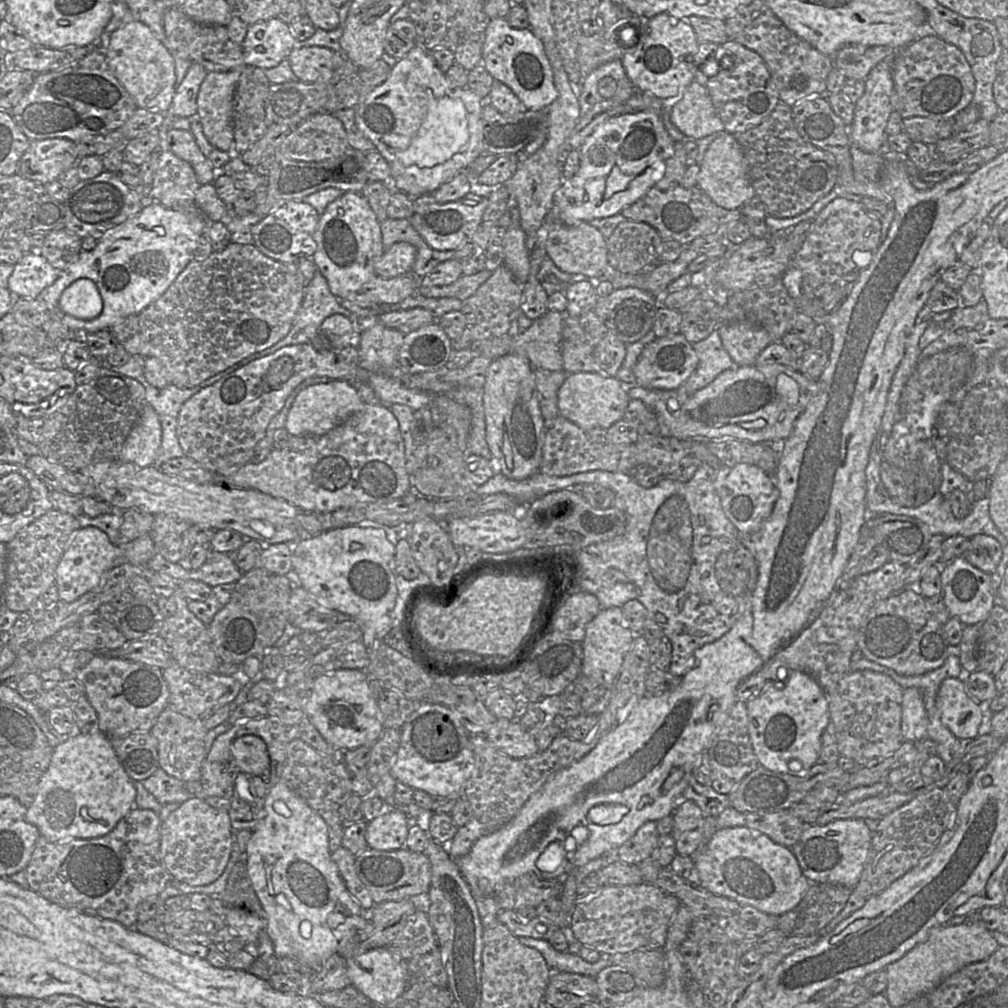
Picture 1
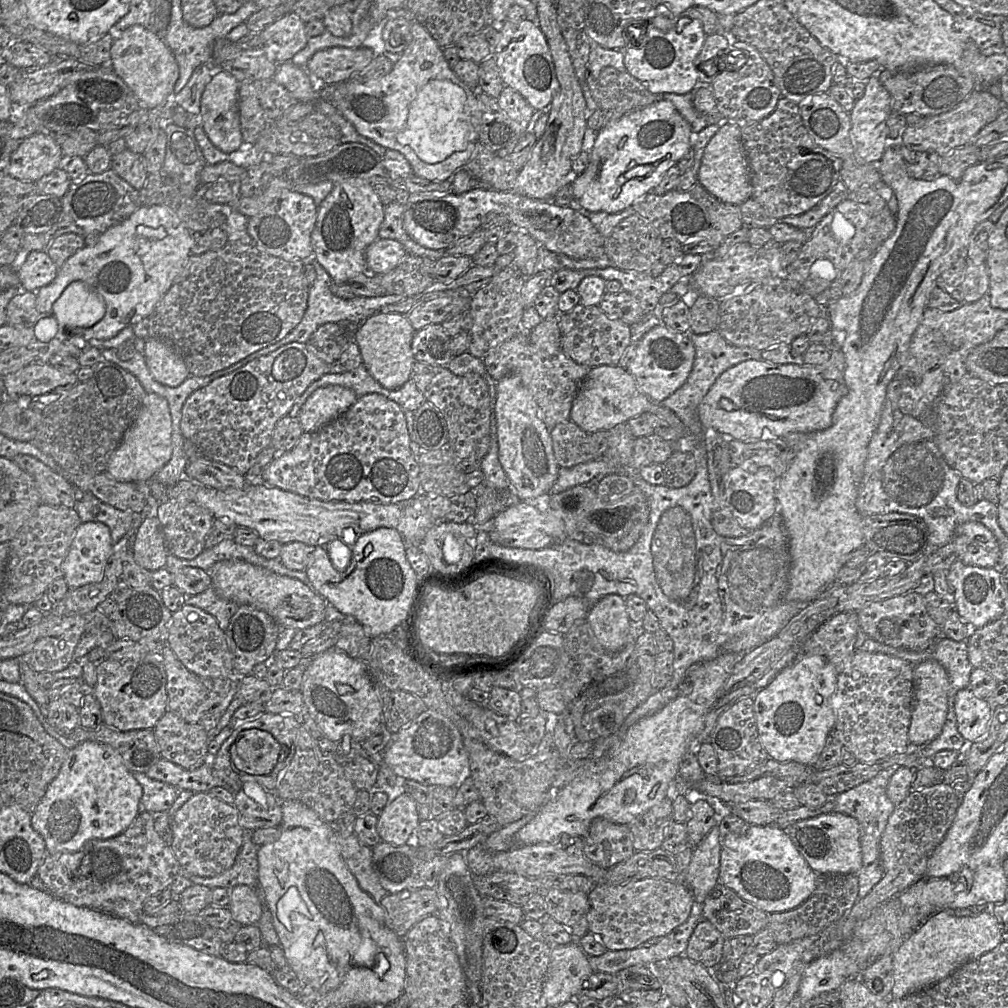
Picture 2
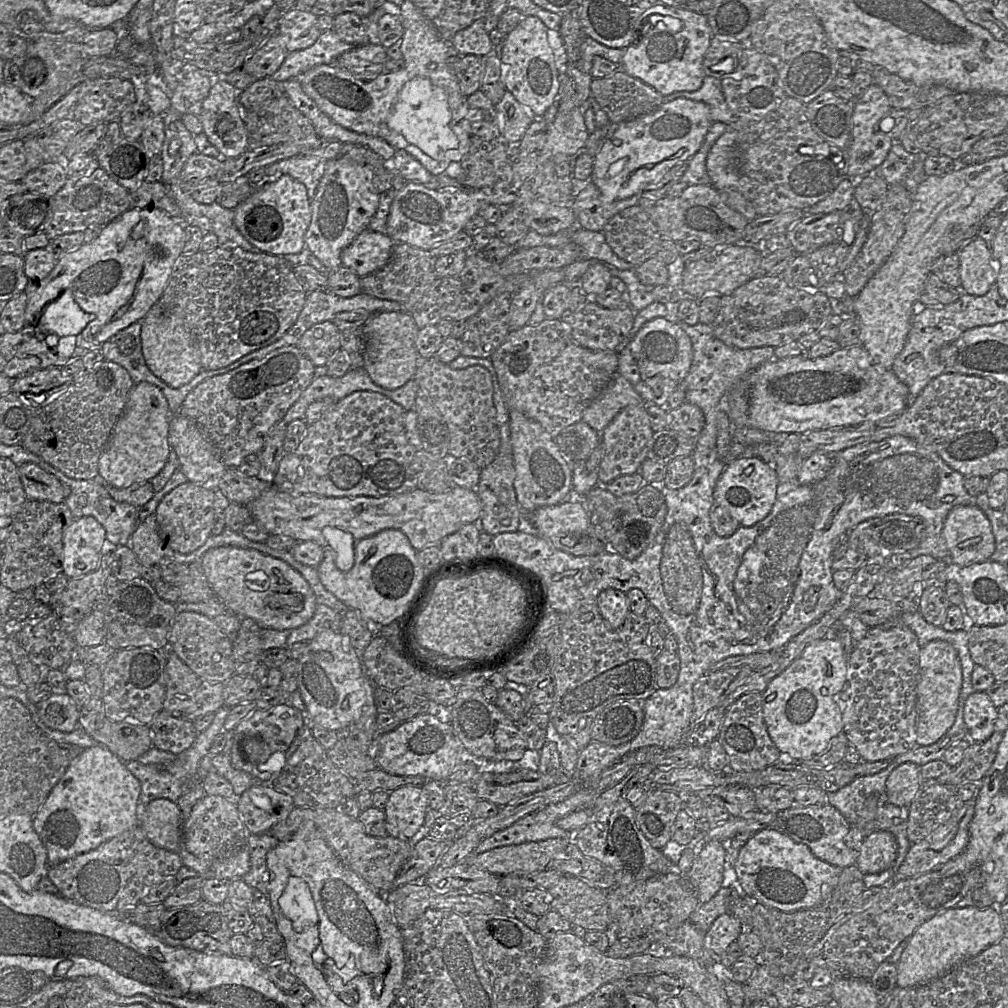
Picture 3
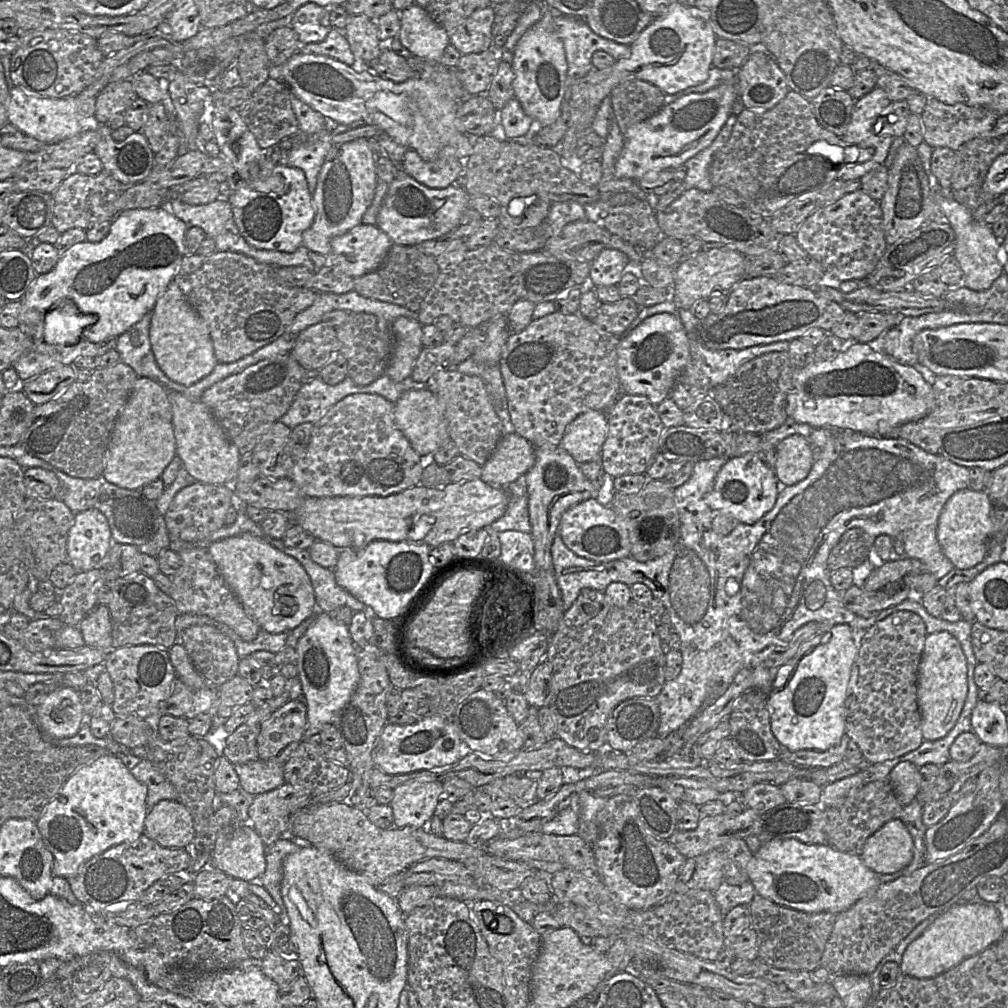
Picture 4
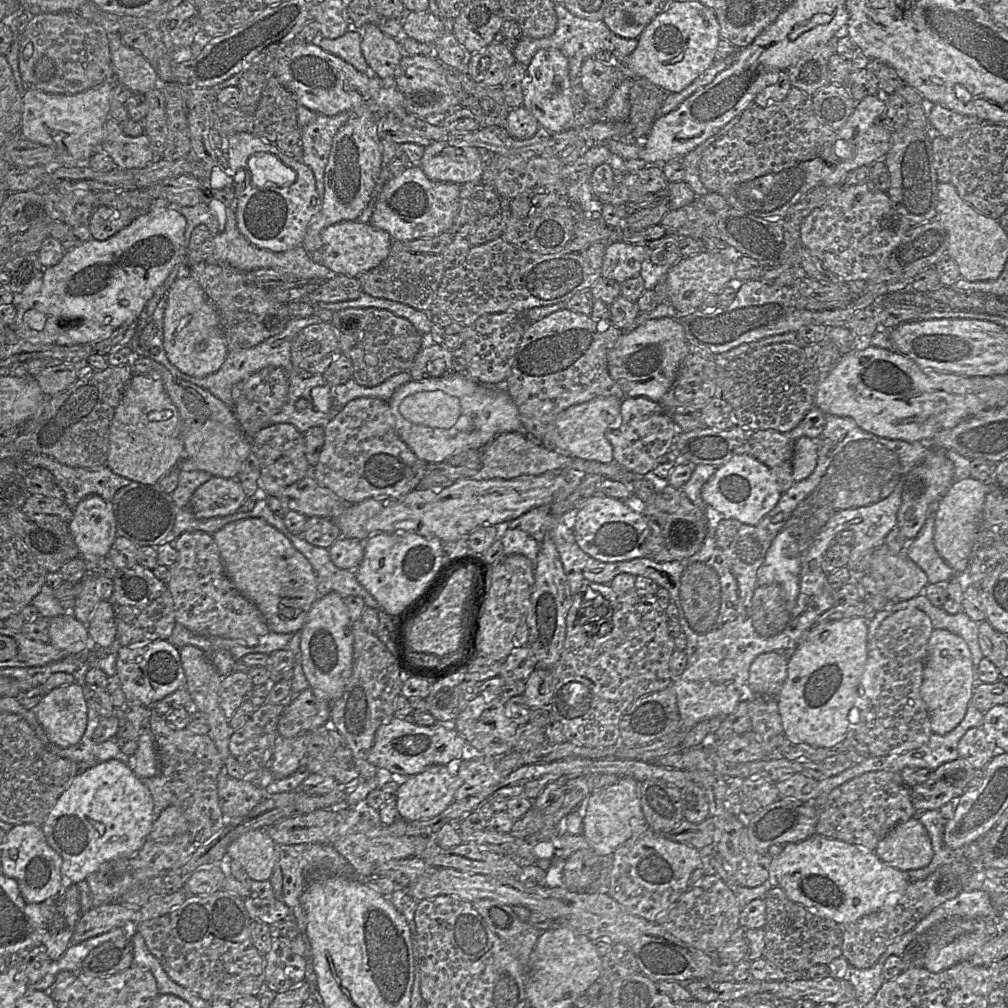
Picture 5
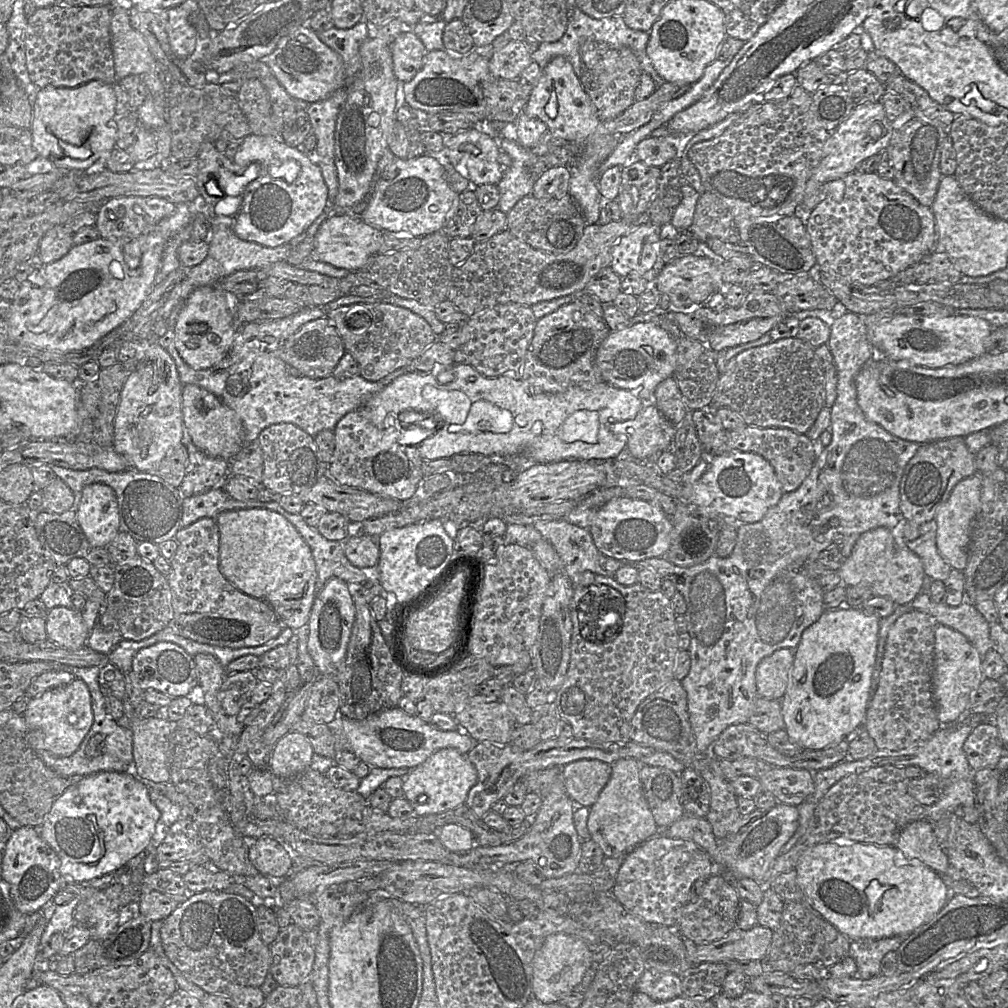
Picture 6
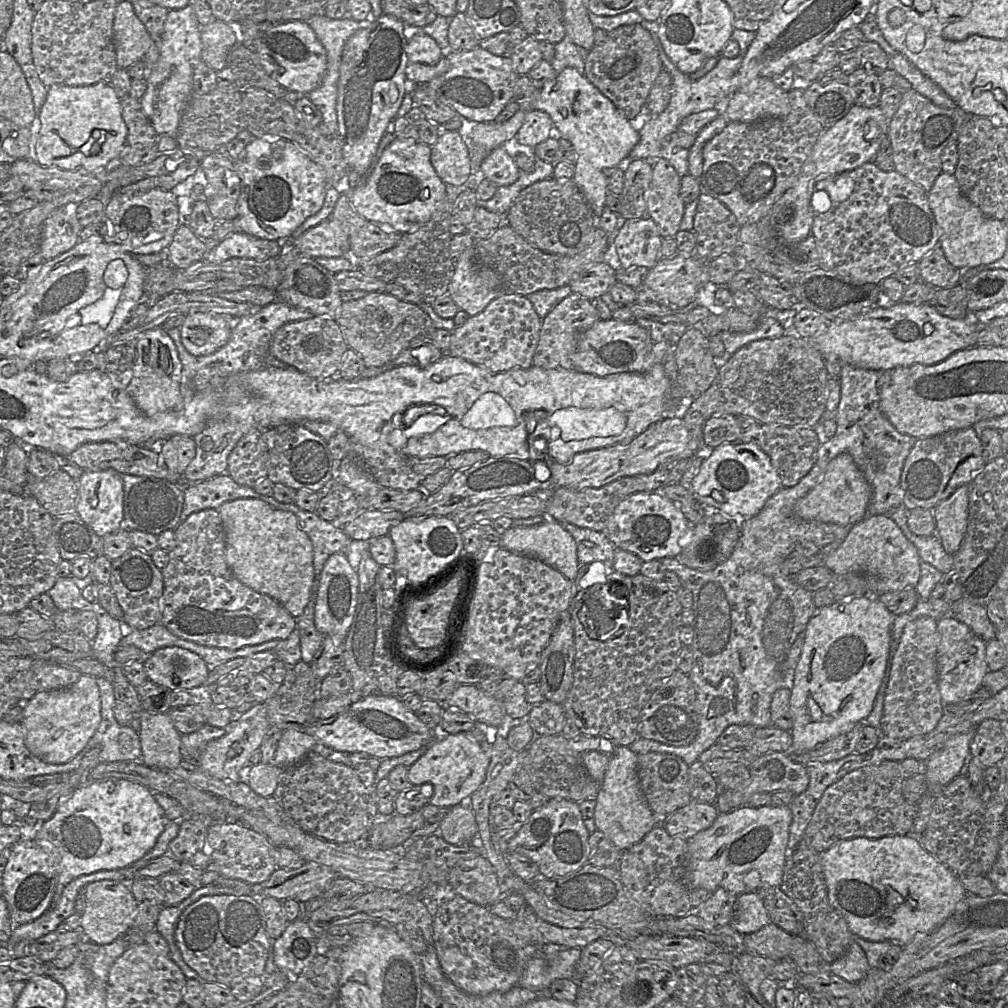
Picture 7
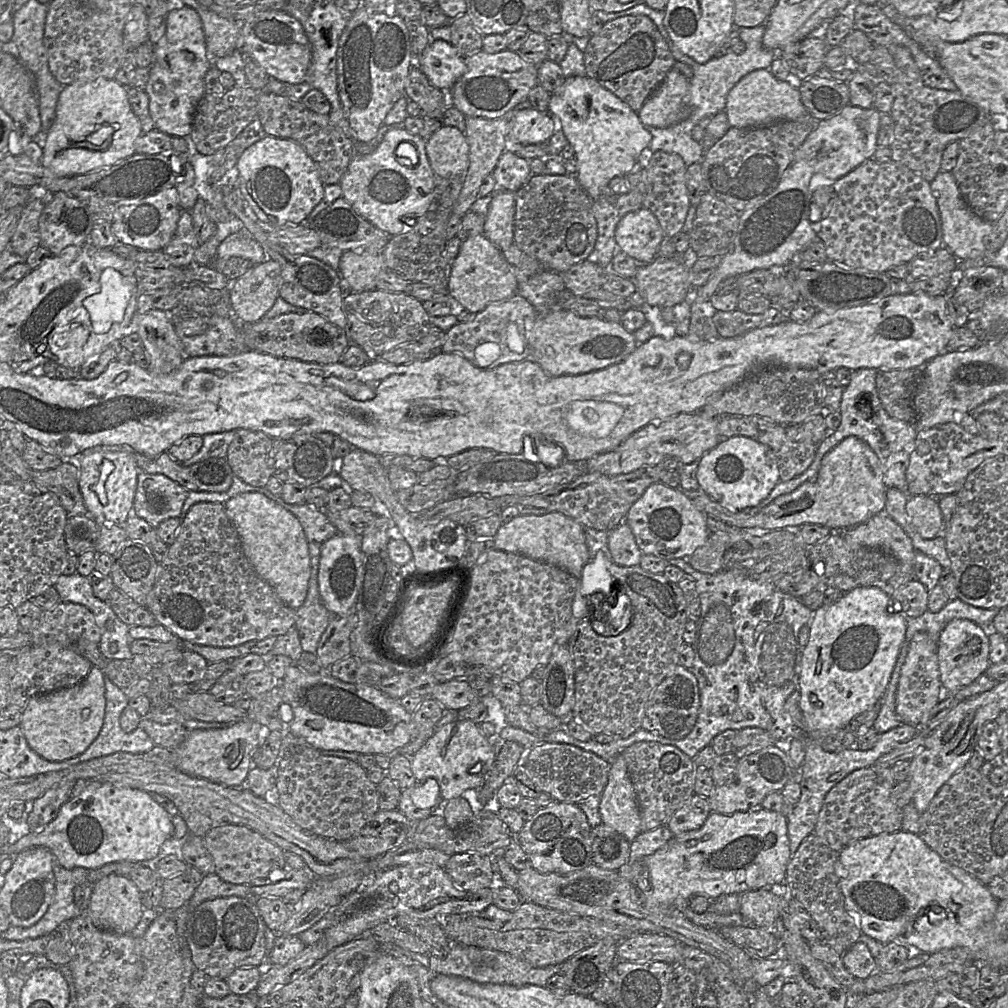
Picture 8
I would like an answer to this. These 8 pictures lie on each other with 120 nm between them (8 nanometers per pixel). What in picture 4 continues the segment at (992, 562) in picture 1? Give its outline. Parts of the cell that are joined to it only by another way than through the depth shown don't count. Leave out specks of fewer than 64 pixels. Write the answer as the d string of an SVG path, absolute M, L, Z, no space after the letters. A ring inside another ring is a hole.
M970 488L952 495L944 505L937 528L937 539L943 553L957 569L970 569L979 564L988 553L988 541L993 534L992 502L986 490L973 491Z

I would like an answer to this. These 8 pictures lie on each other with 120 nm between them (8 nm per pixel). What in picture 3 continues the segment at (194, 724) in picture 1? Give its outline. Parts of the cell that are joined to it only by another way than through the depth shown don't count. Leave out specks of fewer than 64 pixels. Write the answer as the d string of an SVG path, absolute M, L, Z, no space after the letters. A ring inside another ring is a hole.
M164 710L154 717L150 728L153 745L174 755L189 749L198 734L193 722L175 718Z

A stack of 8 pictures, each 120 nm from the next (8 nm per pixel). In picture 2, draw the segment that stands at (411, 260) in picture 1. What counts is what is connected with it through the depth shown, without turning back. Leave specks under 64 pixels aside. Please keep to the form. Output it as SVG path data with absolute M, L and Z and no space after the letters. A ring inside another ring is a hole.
M378 238L366 250L366 263L370 274L385 274L407 255L403 245L395 239Z

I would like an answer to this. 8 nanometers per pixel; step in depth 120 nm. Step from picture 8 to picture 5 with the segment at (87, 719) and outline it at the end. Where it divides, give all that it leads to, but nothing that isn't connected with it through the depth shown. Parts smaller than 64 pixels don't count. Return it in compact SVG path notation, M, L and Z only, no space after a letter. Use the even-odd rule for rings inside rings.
M74 682L63 685L46 693L33 709L48 739L60 748L77 744L87 726L87 702L82 687Z

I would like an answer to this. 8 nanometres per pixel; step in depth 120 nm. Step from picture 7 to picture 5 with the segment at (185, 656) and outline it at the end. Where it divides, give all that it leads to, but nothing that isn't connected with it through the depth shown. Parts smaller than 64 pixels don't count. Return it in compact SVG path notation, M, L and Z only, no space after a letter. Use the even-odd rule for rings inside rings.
M167 640L143 641L120 647L117 651L116 674L126 700L150 707L156 701L185 687L186 677L179 649Z

